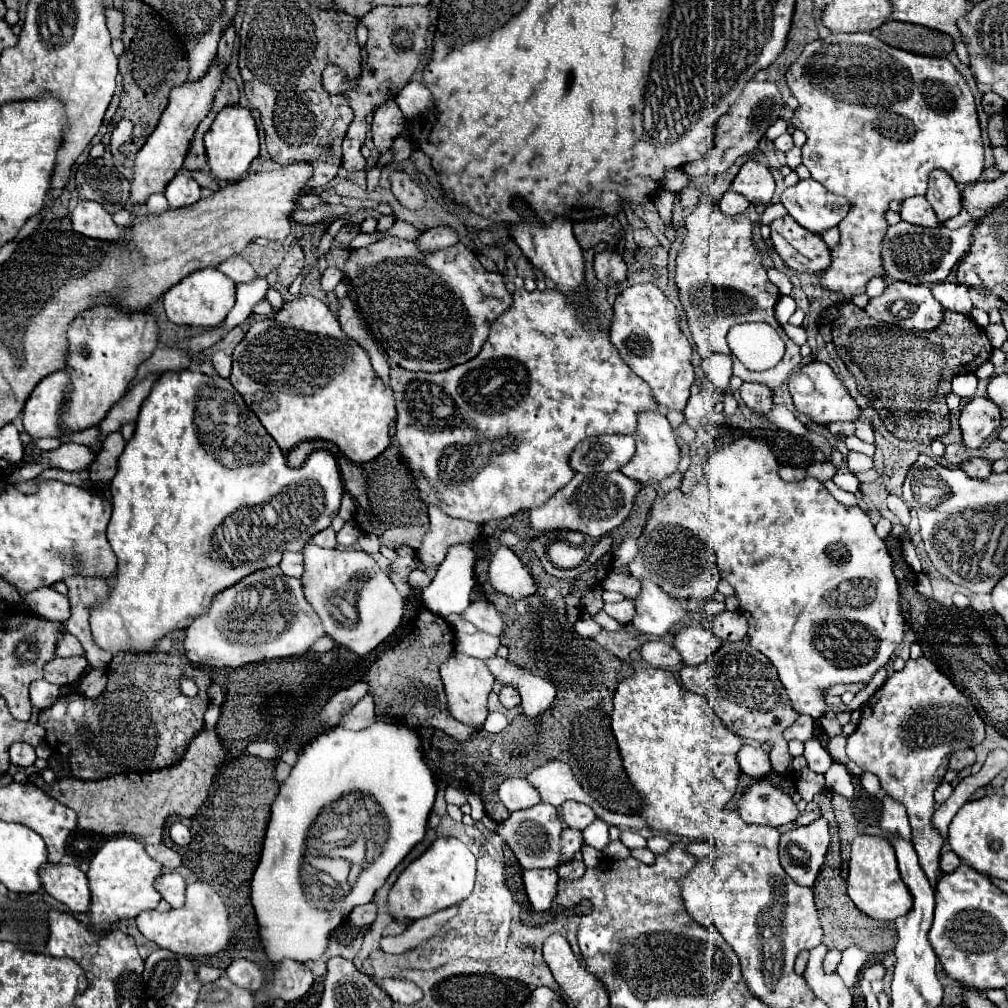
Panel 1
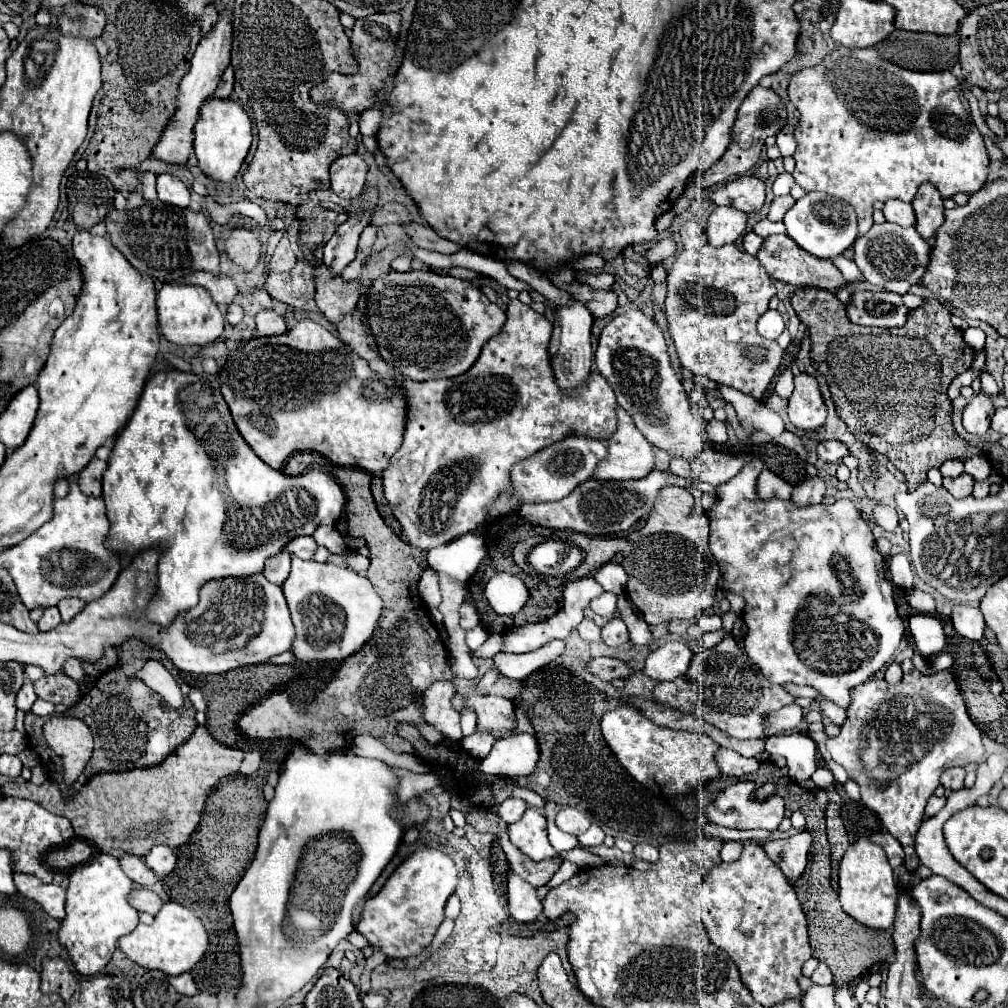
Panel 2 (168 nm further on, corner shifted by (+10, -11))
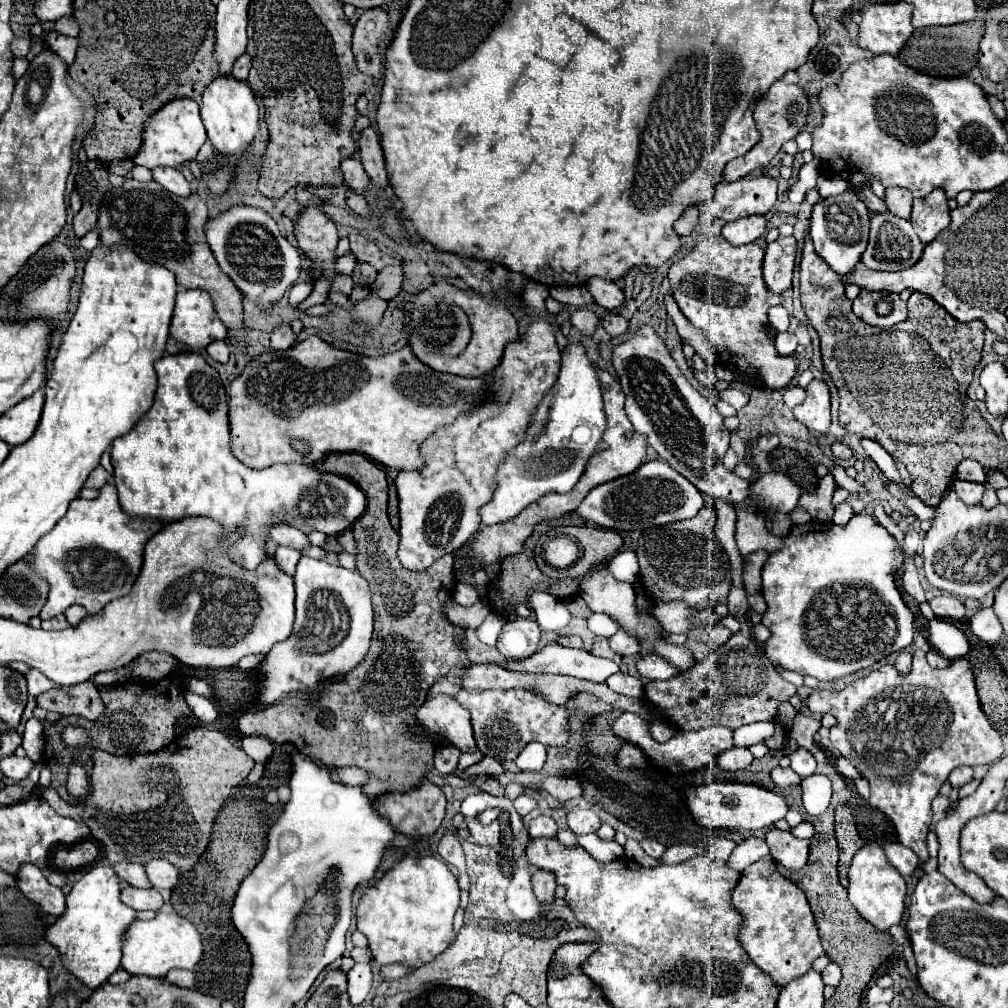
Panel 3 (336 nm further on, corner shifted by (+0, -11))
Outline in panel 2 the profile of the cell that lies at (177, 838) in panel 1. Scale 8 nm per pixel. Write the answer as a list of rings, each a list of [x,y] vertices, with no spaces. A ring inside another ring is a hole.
[[[157,845],[157,847],[153,847],[153,849],[143,857],[143,861],[145,861],[145,865],[147,865],[157,877],[163,879],[163,877],[167,877],[167,875],[173,871],[177,857],[175,857],[175,853],[173,853],[169,847]]]

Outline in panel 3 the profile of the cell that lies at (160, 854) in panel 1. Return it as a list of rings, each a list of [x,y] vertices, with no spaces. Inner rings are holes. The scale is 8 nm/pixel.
[[[121,861],[121,863],[115,863],[113,869],[119,873],[119,877],[123,881],[127,881],[129,885],[133,887],[143,887],[143,889],[151,889],[151,883],[147,879],[147,873],[145,873],[145,867],[141,863],[129,863],[129,861]]]

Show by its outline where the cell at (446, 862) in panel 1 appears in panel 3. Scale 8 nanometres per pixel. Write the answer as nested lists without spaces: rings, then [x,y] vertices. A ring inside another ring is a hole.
[[[405,857],[373,887],[363,891],[357,907],[357,929],[367,935],[379,965],[403,963],[421,967],[435,959],[453,939],[453,917],[459,907],[459,885],[445,861],[437,857]]]

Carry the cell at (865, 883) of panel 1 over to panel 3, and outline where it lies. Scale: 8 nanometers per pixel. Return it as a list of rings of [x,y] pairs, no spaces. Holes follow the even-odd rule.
[[[867,843],[863,845],[849,867],[849,901],[859,911],[861,917],[865,917],[873,927],[881,931],[889,931],[889,927],[899,925],[905,913],[905,895],[907,895],[907,883],[903,875],[889,865],[883,847],[879,843]]]

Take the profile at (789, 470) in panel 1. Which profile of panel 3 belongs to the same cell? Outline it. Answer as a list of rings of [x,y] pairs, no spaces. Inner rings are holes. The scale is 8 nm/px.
[[[771,471],[759,475],[751,485],[751,497],[761,501],[769,511],[791,513],[801,497],[801,489],[783,473]]]

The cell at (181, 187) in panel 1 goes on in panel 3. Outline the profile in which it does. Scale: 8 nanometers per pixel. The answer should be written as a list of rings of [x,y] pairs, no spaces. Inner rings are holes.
[[[159,167],[153,169],[153,179],[163,185],[169,193],[175,193],[179,197],[189,197],[191,195],[191,187],[189,181],[181,175],[181,171],[173,169],[173,167]]]

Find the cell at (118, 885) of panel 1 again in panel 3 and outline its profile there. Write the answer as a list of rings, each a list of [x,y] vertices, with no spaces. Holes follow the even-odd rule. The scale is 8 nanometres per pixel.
[[[93,865],[67,895],[65,913],[47,929],[47,941],[59,949],[63,965],[91,989],[97,989],[121,967],[125,933],[131,921],[137,921],[137,911],[119,899],[121,887],[121,879],[111,865]]]

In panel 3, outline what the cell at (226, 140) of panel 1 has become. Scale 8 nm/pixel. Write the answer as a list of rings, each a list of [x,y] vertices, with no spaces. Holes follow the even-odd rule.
[[[217,77],[203,93],[201,119],[207,129],[207,139],[221,155],[237,155],[253,145],[259,135],[259,107],[251,87],[233,77]]]

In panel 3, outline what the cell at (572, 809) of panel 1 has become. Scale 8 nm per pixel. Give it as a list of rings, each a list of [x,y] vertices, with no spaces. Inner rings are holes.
[[[575,809],[567,815],[567,825],[573,833],[577,835],[585,835],[585,833],[595,833],[601,825],[599,817],[589,811],[589,809]]]

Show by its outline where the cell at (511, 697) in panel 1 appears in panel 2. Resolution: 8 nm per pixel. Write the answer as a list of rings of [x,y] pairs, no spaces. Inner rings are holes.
[[[457,693],[453,697],[453,707],[459,713],[461,713],[461,707],[475,711],[477,731],[487,731],[495,739],[517,733],[515,705],[511,699],[497,697],[497,695],[463,695],[461,697],[461,693]]]

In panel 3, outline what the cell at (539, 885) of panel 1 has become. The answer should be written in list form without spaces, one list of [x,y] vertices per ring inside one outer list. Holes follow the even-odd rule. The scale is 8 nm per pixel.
[[[527,865],[519,867],[511,879],[507,889],[507,907],[521,921],[533,921],[541,915],[541,903],[533,893],[531,869]]]

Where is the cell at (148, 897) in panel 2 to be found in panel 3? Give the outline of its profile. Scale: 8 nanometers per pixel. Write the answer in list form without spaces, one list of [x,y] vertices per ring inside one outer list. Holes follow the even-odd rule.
[[[123,887],[121,893],[121,901],[129,907],[133,907],[135,911],[143,911],[143,909],[153,909],[159,911],[163,905],[163,897],[157,889],[137,889],[137,887]]]

